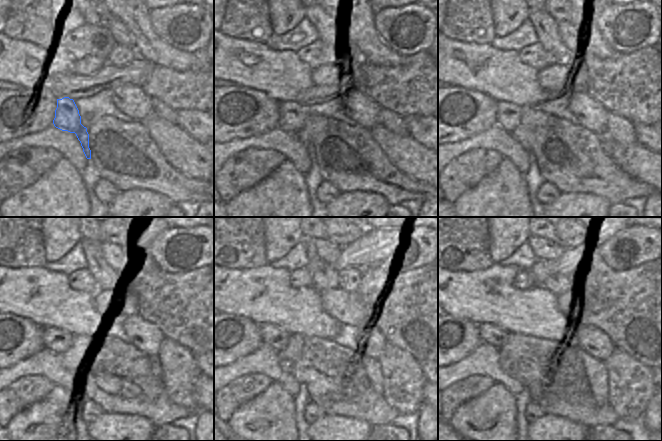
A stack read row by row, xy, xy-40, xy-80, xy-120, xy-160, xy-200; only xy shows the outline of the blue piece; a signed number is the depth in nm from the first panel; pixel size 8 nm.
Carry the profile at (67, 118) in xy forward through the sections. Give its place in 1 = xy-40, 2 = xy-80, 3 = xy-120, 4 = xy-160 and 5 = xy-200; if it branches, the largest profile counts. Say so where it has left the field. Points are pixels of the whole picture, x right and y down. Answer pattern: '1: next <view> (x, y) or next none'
1: next xy-40 (292, 115)
2: next xy-80 (509, 115)
3: next xy-120 (56, 340)
4: next xy-160 (276, 338)
5: next xy-200 (489, 333)

